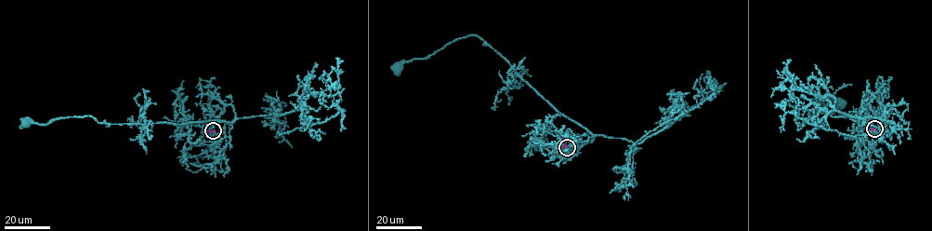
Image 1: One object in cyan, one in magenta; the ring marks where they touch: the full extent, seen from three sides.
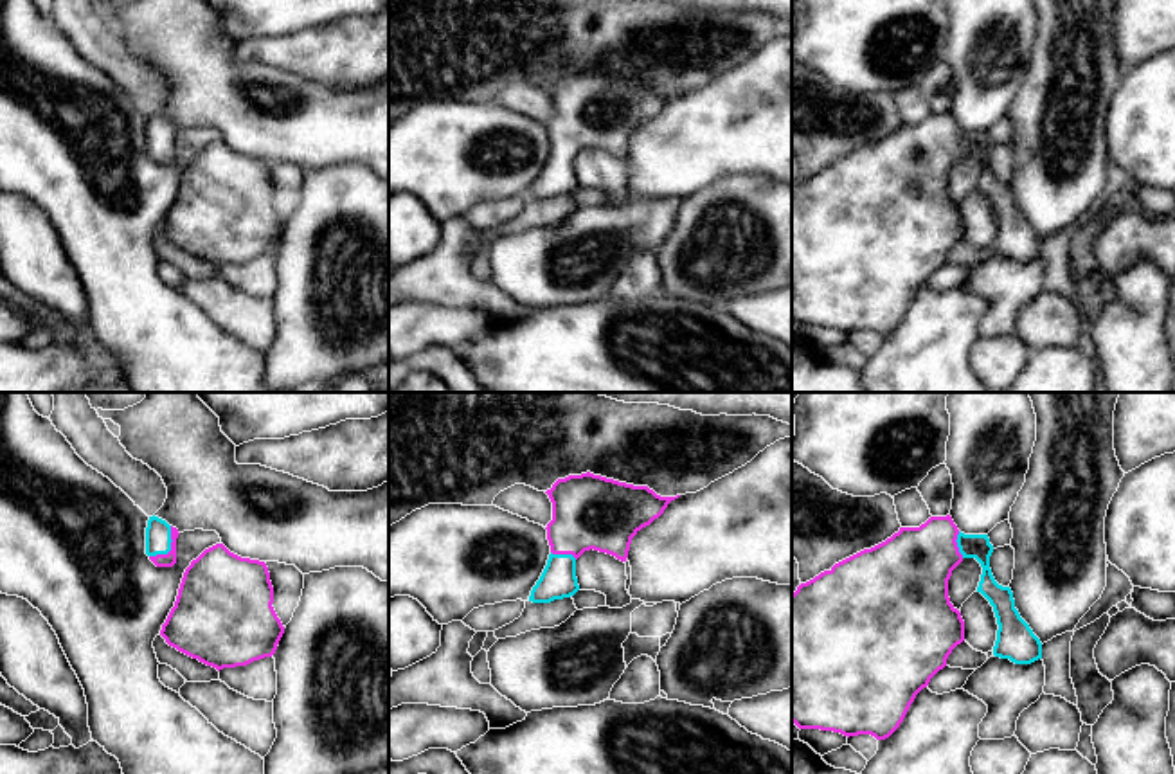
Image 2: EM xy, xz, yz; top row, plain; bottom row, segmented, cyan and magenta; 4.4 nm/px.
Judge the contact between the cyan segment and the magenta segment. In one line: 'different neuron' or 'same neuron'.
same neuron

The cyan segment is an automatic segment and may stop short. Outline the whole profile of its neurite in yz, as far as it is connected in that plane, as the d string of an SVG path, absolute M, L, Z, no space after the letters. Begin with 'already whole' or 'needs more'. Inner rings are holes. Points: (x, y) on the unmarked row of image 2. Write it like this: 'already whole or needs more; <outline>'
needs more; M930 113L919 124L900 124L885 139L864 146L801 180L792 191L792 319L799 326L833 328L844 333L871 331L889 335L903 319L916 292L946 263L952 247L964 238L964 218L950 200L948 176L964 157L975 155L981 164L981 189L997 214L993 252L1015 261L1042 256L1042 239L1015 205L1013 189L995 178L990 166L993 142L988 131L964 131L952 113Z

